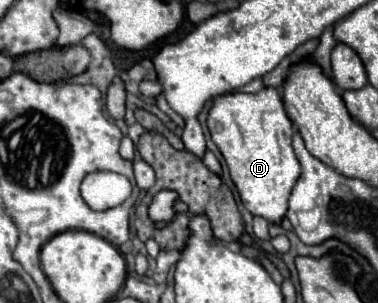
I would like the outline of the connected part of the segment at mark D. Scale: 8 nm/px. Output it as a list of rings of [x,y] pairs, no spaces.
[[[274,88],[258,94],[232,92],[218,96],[208,112],[208,130],[222,152],[230,178],[246,210],[280,224],[288,210],[288,196],[300,176],[300,162],[292,150],[292,122]]]

